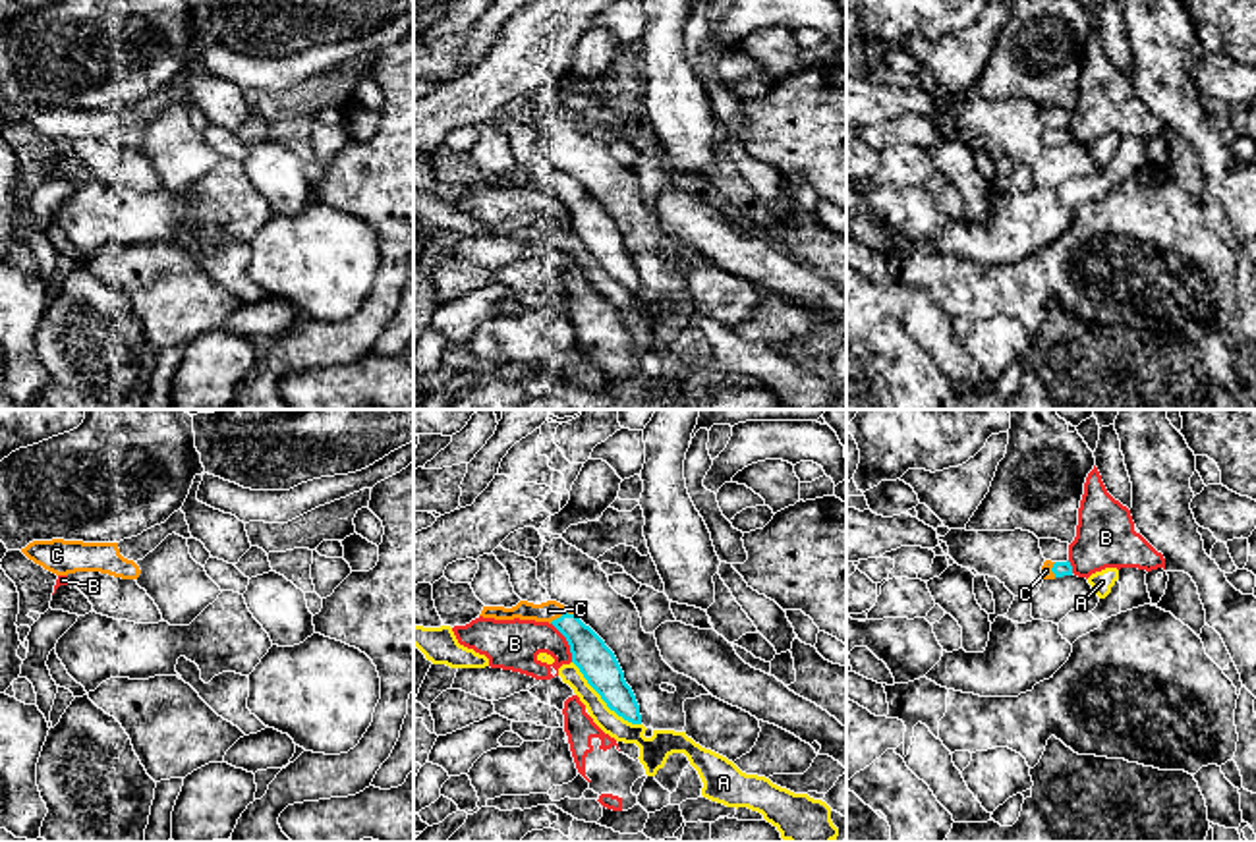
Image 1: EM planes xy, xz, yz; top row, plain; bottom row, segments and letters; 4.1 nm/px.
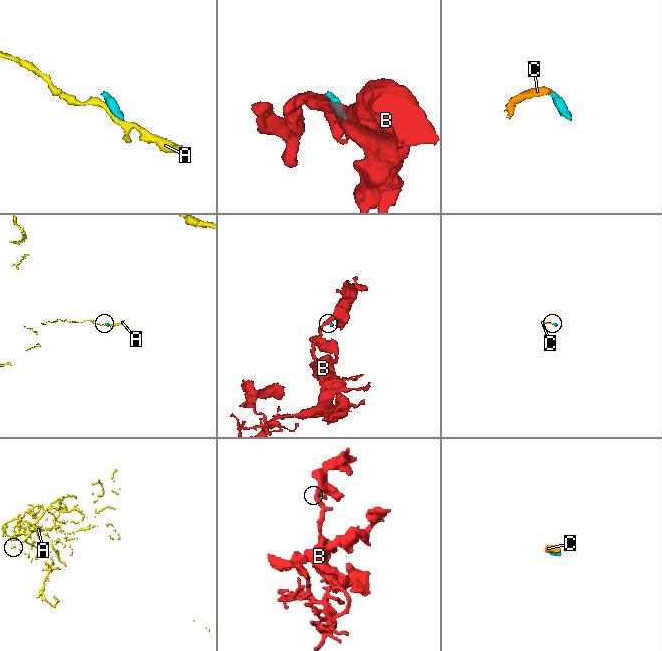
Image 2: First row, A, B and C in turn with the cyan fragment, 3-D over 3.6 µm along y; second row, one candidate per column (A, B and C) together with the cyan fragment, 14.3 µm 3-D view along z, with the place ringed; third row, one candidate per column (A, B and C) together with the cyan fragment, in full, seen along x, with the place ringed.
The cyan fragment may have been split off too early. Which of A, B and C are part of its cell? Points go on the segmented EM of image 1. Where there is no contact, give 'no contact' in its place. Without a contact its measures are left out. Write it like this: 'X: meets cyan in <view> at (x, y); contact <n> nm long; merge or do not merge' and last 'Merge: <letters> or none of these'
A: meets cyan in xz at (601, 698); contact 400 nm long; do not merge
B: meets cyan in xz at (567, 640); contact 190 nm long; do not merge
C: meets cyan in xz at (563, 615); contact 110 nm long; merge
Merge: C

